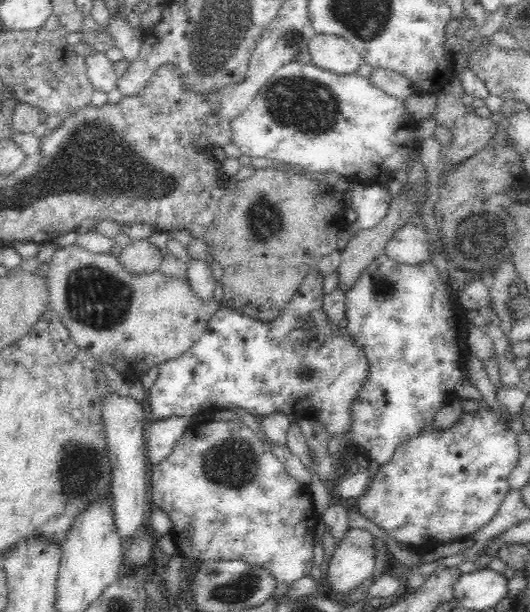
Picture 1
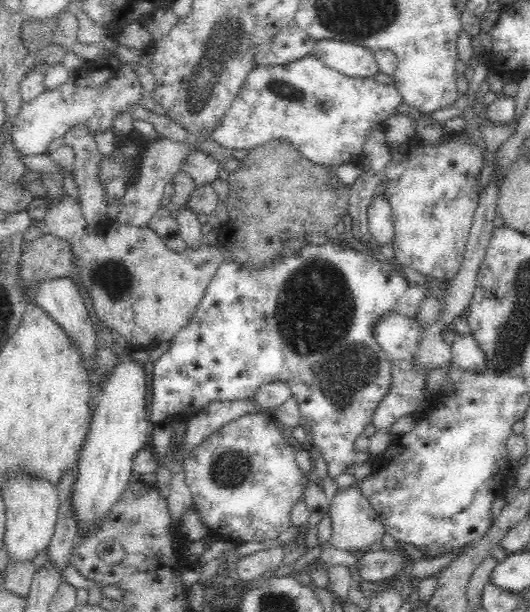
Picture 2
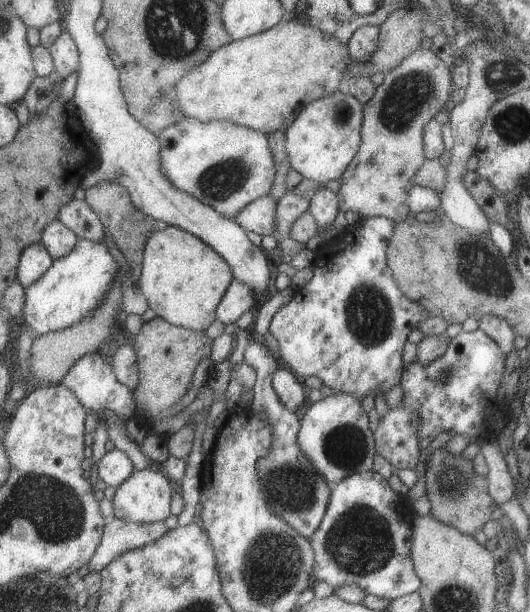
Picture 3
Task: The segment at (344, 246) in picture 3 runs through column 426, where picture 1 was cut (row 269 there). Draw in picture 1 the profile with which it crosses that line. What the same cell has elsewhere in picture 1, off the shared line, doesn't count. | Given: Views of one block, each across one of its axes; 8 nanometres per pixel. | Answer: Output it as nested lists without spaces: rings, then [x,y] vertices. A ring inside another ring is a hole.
[[[318,266],[308,273],[291,301],[271,321],[248,317],[242,311],[221,306],[208,321],[206,330],[184,354],[161,362],[158,377],[150,389],[152,420],[184,416],[190,418],[200,412],[227,409],[231,405],[246,408],[255,417],[282,412],[289,417],[316,417],[326,426],[329,435],[344,437],[351,426],[351,405],[358,388],[368,376],[364,351],[346,333],[346,327],[332,329],[323,308],[324,276]]]

